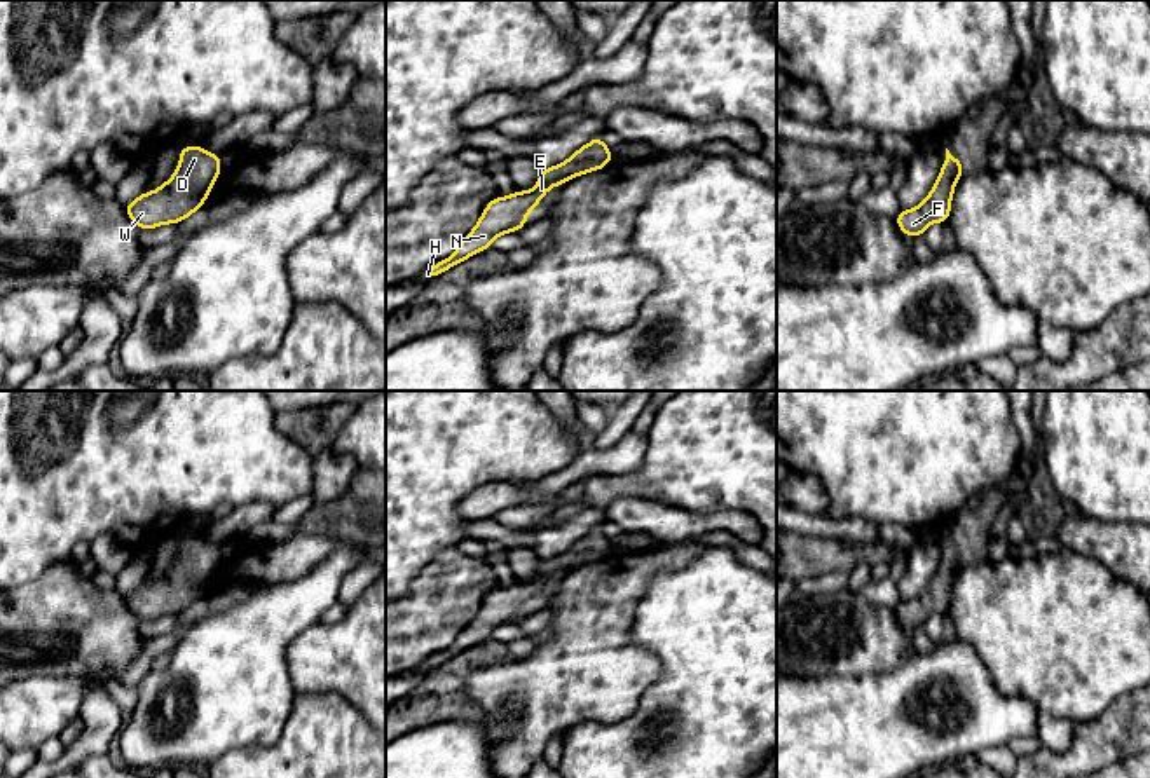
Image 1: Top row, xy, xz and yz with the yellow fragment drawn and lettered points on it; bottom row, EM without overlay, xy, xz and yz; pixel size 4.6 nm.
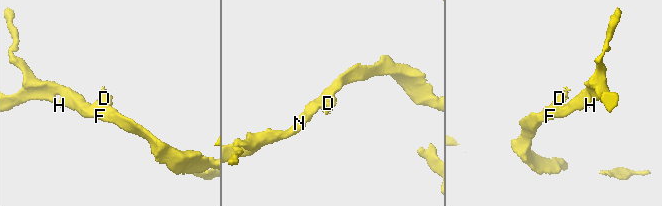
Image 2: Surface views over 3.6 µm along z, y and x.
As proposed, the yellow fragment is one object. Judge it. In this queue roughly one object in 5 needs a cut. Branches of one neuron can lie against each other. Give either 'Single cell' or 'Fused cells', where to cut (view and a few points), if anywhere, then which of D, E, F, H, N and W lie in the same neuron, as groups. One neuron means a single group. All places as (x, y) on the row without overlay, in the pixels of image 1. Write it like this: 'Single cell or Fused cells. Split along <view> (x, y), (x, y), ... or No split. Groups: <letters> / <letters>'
Single cell. No split. Groups: D E F H N W

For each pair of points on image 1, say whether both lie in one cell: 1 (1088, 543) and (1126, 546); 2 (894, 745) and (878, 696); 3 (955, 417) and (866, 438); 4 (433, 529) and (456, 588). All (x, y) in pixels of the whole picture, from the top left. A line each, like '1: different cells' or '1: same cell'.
1: same cell
2: same cell
3: same cell
4: different cells

